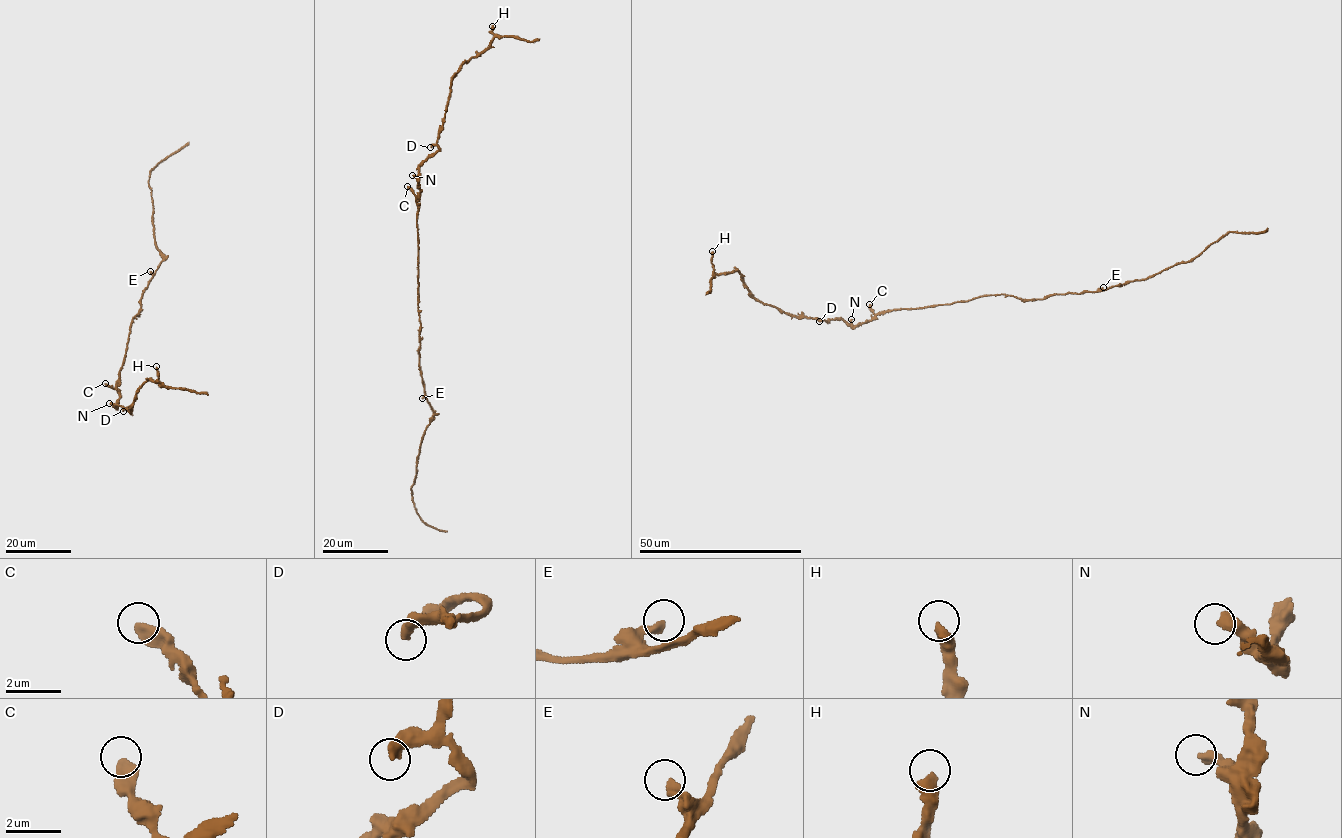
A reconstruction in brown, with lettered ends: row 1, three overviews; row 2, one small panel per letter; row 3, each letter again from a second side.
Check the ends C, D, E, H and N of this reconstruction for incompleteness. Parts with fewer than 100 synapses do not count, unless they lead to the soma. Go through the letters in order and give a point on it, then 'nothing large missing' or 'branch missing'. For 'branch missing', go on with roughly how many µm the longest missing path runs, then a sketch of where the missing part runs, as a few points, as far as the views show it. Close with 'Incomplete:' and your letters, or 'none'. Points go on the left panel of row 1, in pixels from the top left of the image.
C: (105, 383) | nothing large missing
D: (123, 411) | nothing large missing
E: (150, 271) | nothing large missing
H: (156, 366) | nothing large missing
N: (109, 403) | nothing large missing
Incomplete: none

